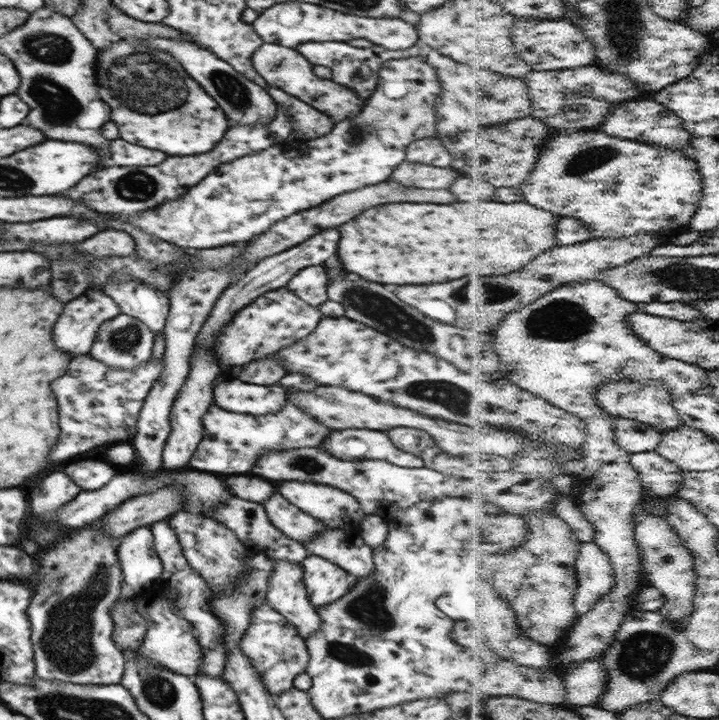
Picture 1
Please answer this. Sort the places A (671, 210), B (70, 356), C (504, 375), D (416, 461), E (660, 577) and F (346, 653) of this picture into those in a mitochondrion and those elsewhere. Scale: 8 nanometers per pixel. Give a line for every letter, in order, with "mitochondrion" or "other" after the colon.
A: other
B: other
C: other
D: other
E: other
F: mitochondrion

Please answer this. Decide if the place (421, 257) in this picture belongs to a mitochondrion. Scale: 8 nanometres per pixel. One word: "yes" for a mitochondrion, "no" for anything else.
no

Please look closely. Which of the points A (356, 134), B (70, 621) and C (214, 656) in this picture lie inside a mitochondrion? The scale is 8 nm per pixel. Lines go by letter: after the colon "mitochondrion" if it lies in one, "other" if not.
A: mitochondrion
B: mitochondrion
C: other

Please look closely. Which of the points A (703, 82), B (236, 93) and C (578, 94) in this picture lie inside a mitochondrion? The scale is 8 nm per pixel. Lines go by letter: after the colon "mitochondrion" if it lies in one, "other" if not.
A: other
B: mitochondrion
C: mitochondrion

